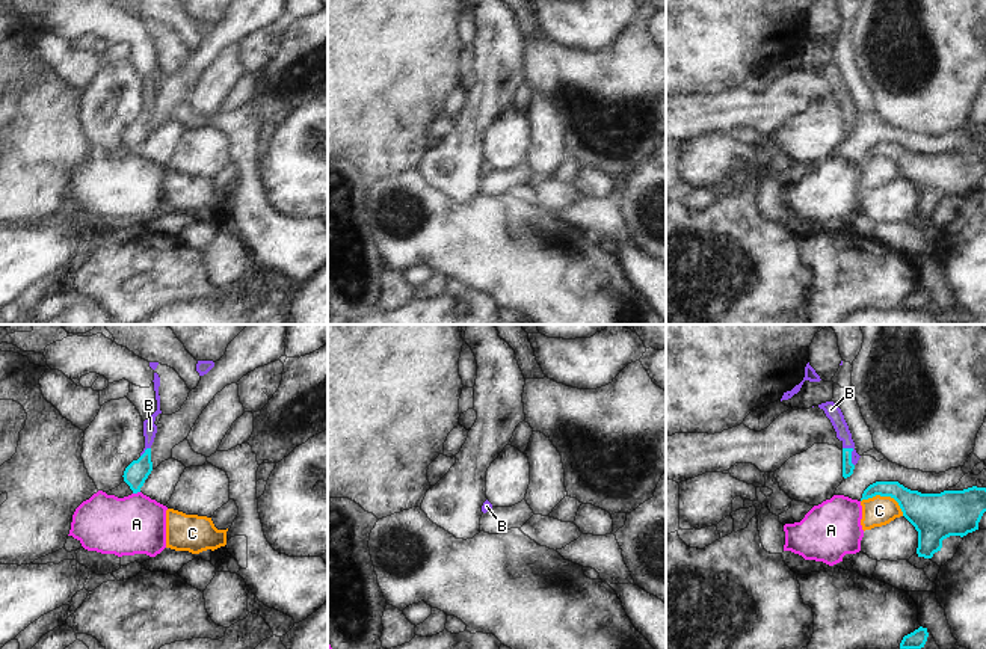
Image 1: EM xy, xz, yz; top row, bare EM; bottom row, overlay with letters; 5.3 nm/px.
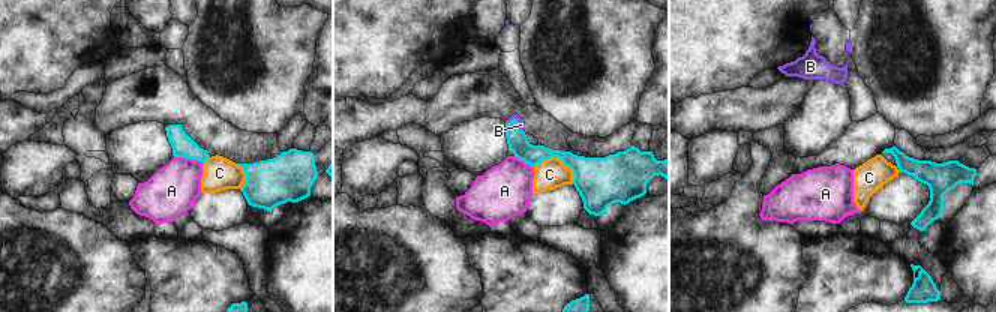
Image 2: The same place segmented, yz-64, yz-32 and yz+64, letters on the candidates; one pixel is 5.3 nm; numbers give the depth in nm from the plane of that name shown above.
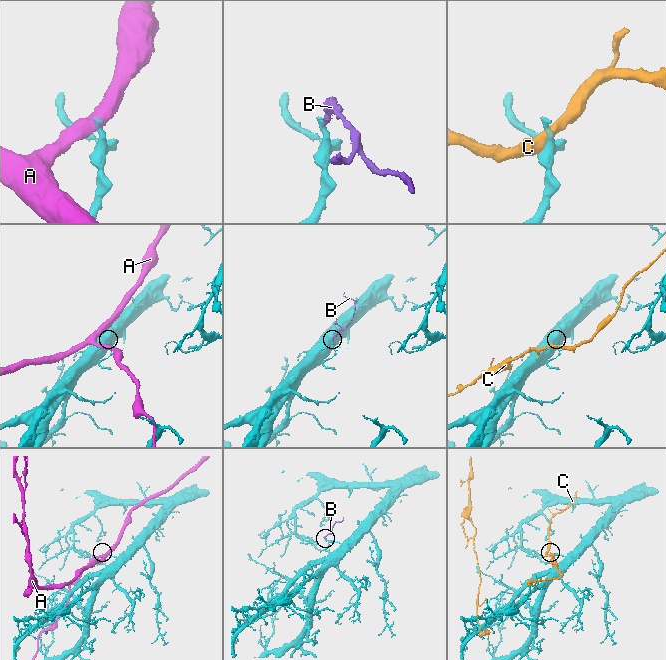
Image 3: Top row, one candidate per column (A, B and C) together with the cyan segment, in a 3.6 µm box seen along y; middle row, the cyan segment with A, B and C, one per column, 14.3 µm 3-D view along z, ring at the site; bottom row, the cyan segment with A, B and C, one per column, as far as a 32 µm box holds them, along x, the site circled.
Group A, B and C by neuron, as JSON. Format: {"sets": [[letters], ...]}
{"sets": [["A"], ["B"], ["C"]]}

